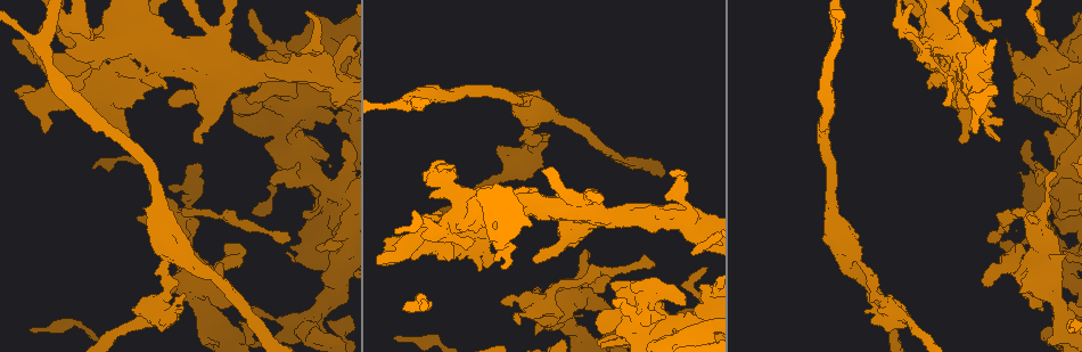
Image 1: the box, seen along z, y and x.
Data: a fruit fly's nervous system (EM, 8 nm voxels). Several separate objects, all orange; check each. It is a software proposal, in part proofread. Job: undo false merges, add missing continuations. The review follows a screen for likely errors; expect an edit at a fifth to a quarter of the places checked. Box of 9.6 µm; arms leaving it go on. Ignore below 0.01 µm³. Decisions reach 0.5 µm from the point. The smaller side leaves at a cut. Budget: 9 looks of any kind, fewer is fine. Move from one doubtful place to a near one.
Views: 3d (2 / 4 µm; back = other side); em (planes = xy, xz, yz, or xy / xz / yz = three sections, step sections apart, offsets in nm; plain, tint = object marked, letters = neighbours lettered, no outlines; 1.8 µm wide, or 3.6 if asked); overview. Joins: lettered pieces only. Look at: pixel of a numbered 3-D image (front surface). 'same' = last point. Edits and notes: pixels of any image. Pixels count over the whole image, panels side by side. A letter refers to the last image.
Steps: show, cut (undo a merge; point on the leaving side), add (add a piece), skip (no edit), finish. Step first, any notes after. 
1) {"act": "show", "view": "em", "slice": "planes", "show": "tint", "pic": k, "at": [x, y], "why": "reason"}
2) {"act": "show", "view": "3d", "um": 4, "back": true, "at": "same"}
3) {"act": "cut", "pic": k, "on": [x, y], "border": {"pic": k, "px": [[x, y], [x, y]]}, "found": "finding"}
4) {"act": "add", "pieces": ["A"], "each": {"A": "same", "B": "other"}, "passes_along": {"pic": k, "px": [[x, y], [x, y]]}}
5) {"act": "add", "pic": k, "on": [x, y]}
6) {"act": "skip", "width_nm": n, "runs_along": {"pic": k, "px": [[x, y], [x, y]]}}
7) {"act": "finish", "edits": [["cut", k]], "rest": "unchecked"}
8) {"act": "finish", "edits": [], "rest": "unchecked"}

{"act": "show", "view": "em", "um": 3.6, "slice": "planes", "show": "letters", "pic": 1, "at": [934, 28], "why": "narrows sharply"}

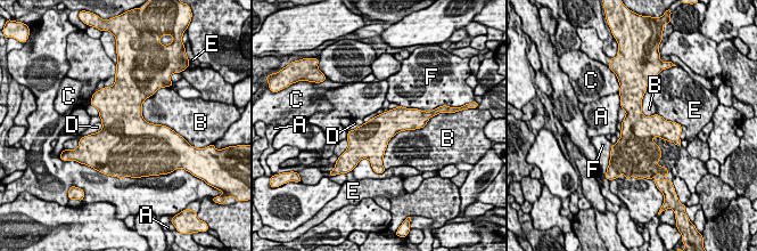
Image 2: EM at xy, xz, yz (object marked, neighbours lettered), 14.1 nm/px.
{"act": "skip", "each": {"A": "other", "B": "other", "C": "other", "D": "other", "E": "other", "F": "other"}, "border": {"pic": 2, "px": [[418, 128], [391, 138], [381, 166]]}, "found": "all the same neuron"}

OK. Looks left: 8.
{"act": "show", "view": "3d", "um": 4, "pic": 1, "at": [534, 332], "why": "thick end"}

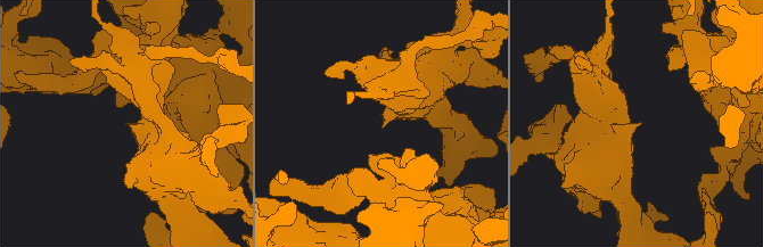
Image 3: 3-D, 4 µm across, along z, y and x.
{"act": "show", "view": "em", "slice": "planes", "show": "plain", "pic": 3, "at": [383, 127]}

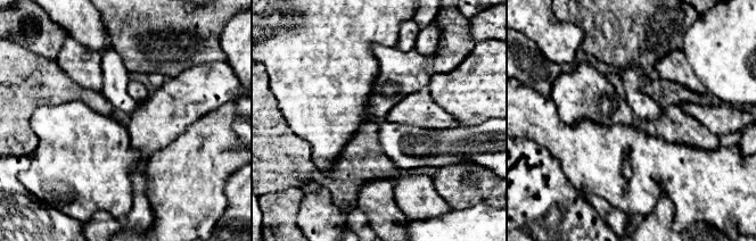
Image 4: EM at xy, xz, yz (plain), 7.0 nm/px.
{"act": "show", "view": "em", "slice": "planes", "show": "letters", "at": "same", "why": "see the neighbours"}

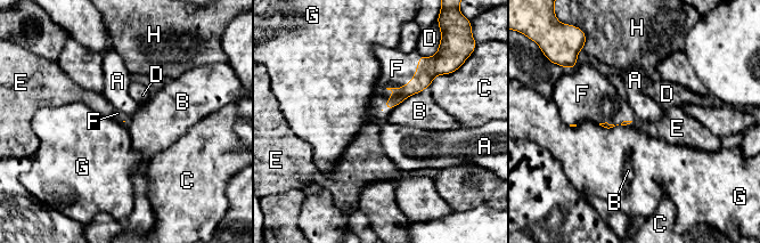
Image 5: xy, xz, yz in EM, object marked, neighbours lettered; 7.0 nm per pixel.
{"act": "add", "pieces": ["F"], "longest_contact_nm": ["F", 460], "each": {"A": "other", "B": "other", "C": "other", "D": "other", "E": "other", "F": "same", "G": "other", "H": "other"}, "found": "the neuron continues"}

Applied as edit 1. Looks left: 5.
{"act": "show", "view": "overview", "why": "see it whole again"}

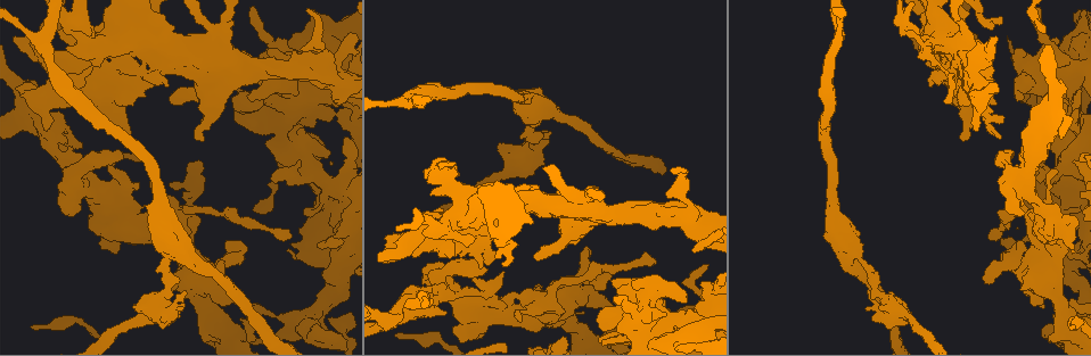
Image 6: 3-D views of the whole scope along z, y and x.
{"act": "show", "view": "3d", "um": 4, "pic": 6, "at": [164, 263], "why": "narrows sharply"}

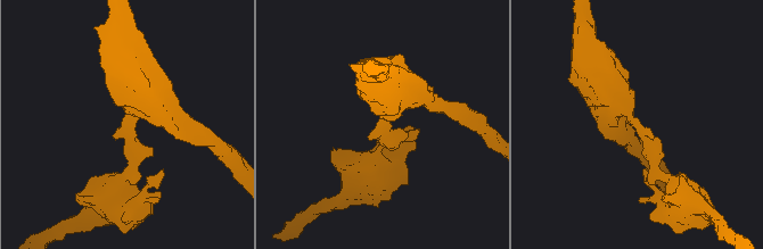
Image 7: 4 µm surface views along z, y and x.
{"act": "show", "view": "em", "slice": "xy", "step": 8, "show": "tint", "pic": 7, "at": [127, 122], "arm_widths_nm": [200, 600], "why": "need the tissue"}

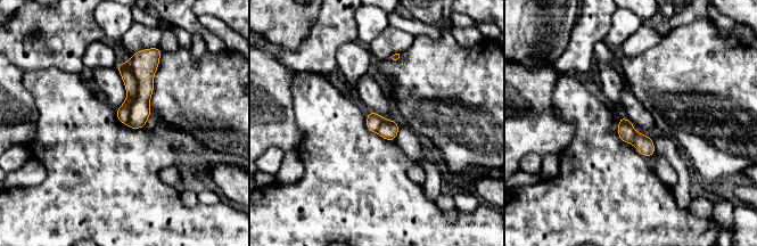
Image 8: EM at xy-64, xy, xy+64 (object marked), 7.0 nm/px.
{"act": "show", "view": "em", "slice": "planes", "show": "letters", "at": "same"}

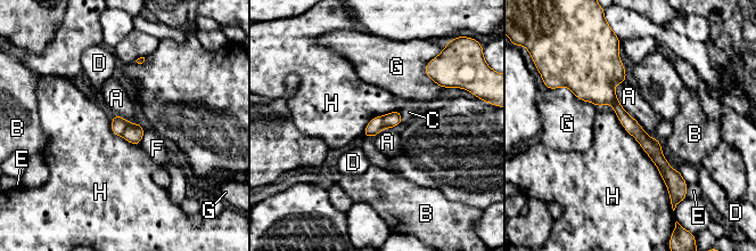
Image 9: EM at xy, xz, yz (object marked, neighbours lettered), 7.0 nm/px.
{"act": "cut", "pic": 9, "on": [673, 179], "each": {"A": "other", "B": "other", "C": "other", "D": "other", "E": "other", "F": "other", "G": "other", "H": "other"}, "found": "two neurons meet here"}

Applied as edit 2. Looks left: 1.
{"act": "finish", "edits": [["add", 5], ["cut", 9]], "rest": "unchecked"}

